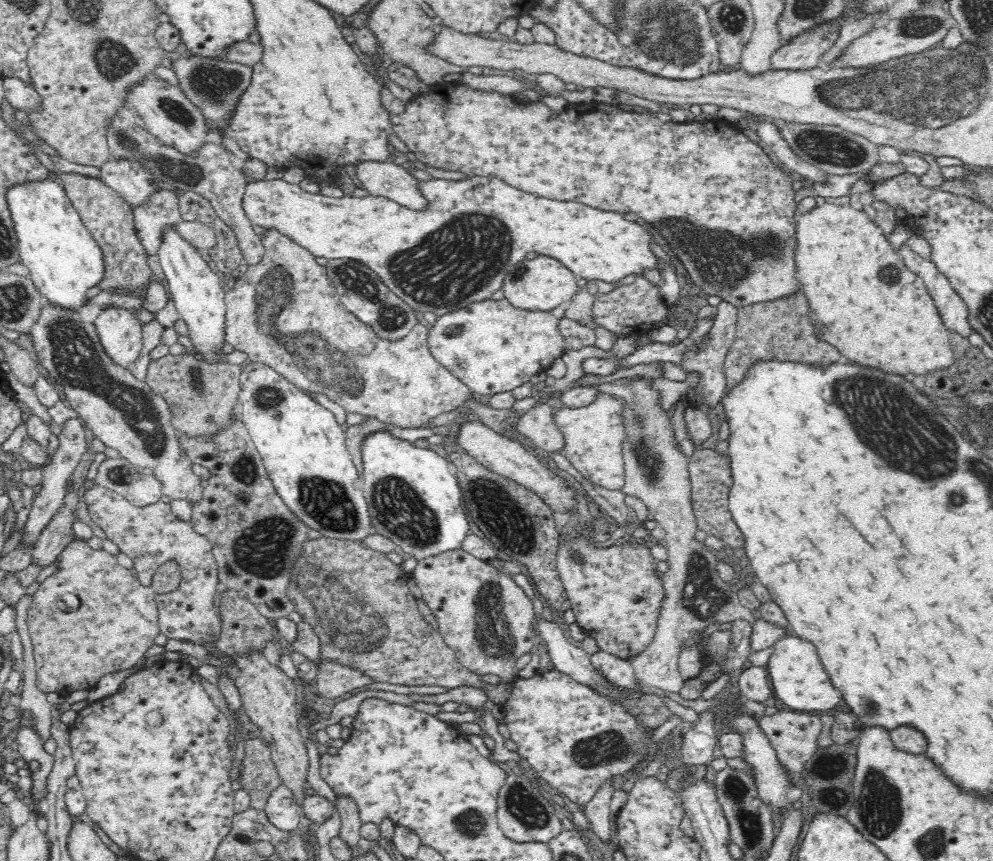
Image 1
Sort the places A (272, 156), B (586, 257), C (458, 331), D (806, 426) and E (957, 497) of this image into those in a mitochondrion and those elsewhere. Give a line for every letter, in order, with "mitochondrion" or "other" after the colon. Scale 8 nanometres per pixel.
A: other
B: other
C: mitochondrion
D: other
E: mitochondrion

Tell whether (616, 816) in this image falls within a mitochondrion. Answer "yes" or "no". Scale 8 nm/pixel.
no

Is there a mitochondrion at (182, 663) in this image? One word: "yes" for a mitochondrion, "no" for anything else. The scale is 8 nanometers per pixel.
no

